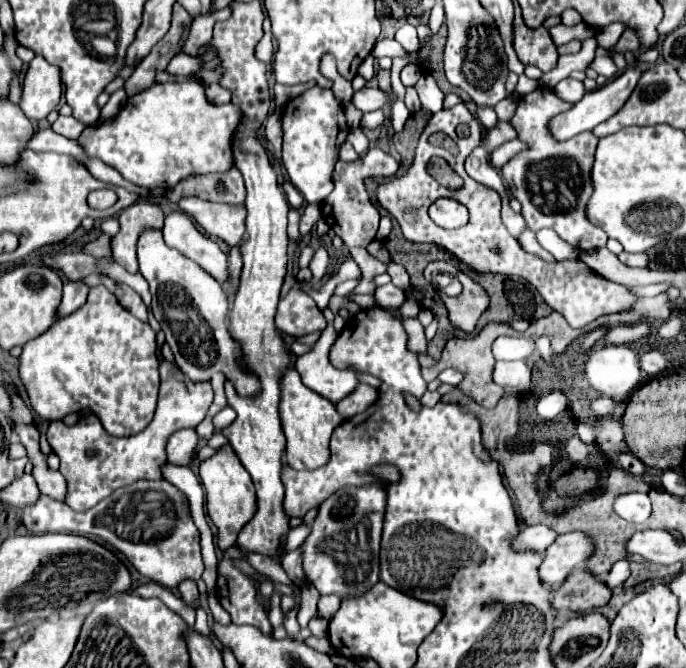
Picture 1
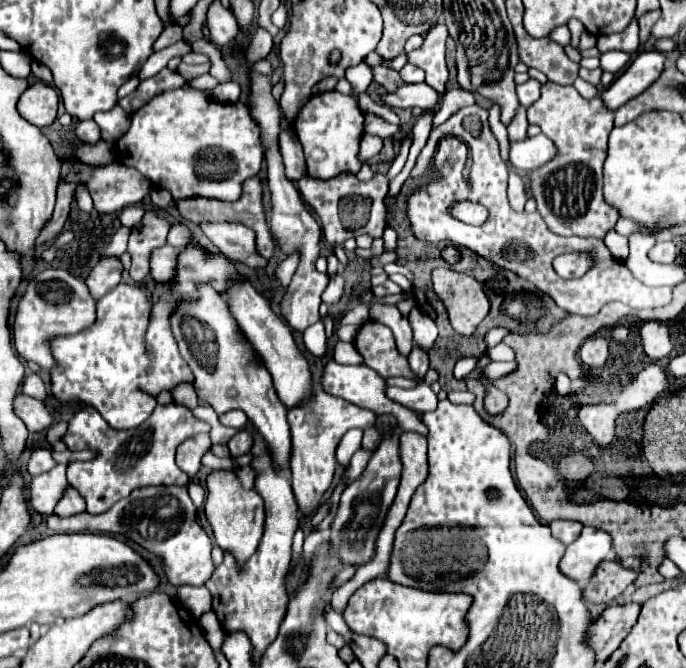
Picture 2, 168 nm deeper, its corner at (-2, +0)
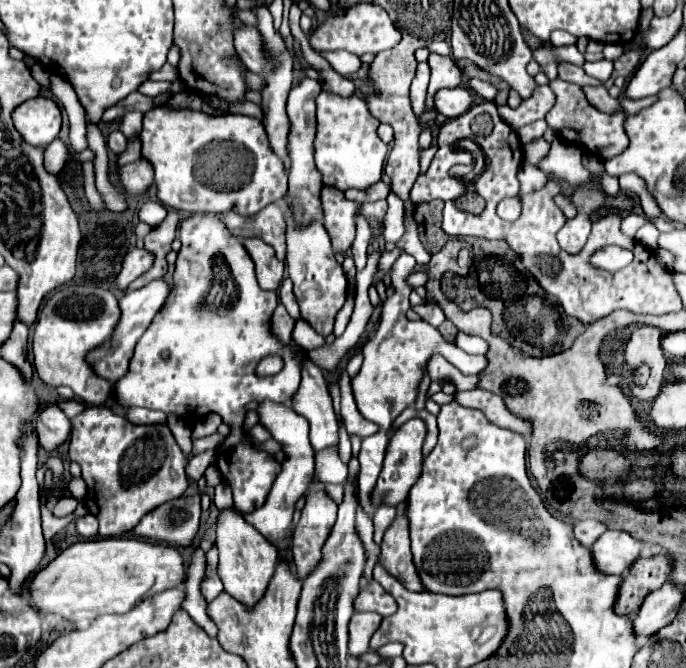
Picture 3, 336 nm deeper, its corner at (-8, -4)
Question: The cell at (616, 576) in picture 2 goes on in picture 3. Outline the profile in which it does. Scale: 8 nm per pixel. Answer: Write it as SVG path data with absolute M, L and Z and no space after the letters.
M658 554L650 558L638 558L632 568L622 576L620 592L616 598L616 614L634 614L644 596L660 588L670 574L670 556Z

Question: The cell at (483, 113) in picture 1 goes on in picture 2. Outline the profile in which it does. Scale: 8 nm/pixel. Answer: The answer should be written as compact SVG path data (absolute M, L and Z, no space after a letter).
M544 134L510 144L510 164L522 174L542 168L542 164L548 164L554 156L558 156L558 150Z

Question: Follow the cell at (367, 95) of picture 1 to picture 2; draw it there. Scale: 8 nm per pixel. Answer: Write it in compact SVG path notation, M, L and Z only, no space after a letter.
M426 82L420 84L404 84L396 92L388 92L386 96L380 98L392 108L422 108L422 110L432 110L440 102L440 94L430 88Z

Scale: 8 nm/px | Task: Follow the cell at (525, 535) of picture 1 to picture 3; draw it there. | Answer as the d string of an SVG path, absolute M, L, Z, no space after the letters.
M584 520L584 522L574 524L574 536L586 548L590 548L604 532L606 532L606 526L598 520Z

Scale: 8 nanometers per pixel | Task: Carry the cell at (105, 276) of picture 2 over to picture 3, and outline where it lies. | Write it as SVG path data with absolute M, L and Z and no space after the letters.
M134 248L132 252L126 254L126 258L122 262L122 270L114 278L114 286L118 290L126 290L130 282L134 282L138 276L142 276L152 266L152 262L154 262L154 258L148 250Z

